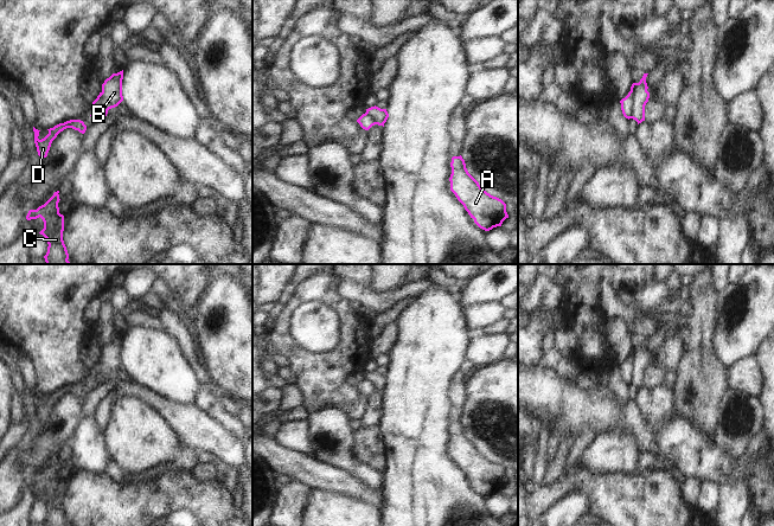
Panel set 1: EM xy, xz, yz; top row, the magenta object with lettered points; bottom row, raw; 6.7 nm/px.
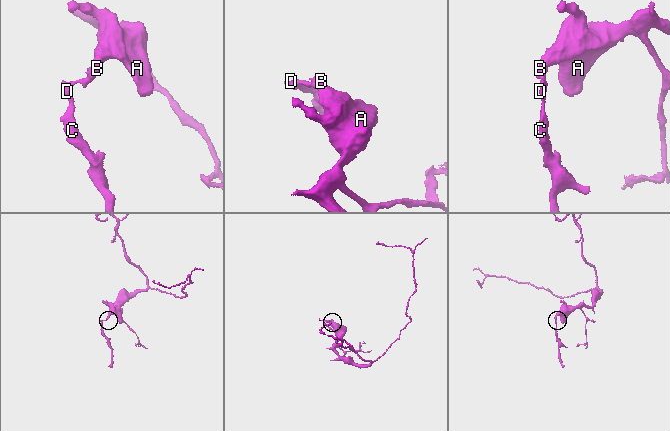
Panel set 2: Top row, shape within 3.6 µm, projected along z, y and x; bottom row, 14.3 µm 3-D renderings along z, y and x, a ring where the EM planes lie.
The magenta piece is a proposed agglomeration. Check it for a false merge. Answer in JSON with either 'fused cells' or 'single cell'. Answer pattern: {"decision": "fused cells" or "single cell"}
{"decision": "fused cells"}

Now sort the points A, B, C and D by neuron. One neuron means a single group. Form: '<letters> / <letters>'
A B / C D

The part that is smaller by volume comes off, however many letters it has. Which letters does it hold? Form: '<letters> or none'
C, D

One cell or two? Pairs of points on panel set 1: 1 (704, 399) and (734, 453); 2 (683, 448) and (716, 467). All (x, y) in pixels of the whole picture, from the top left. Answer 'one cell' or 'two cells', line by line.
1: two cells
2: one cell

